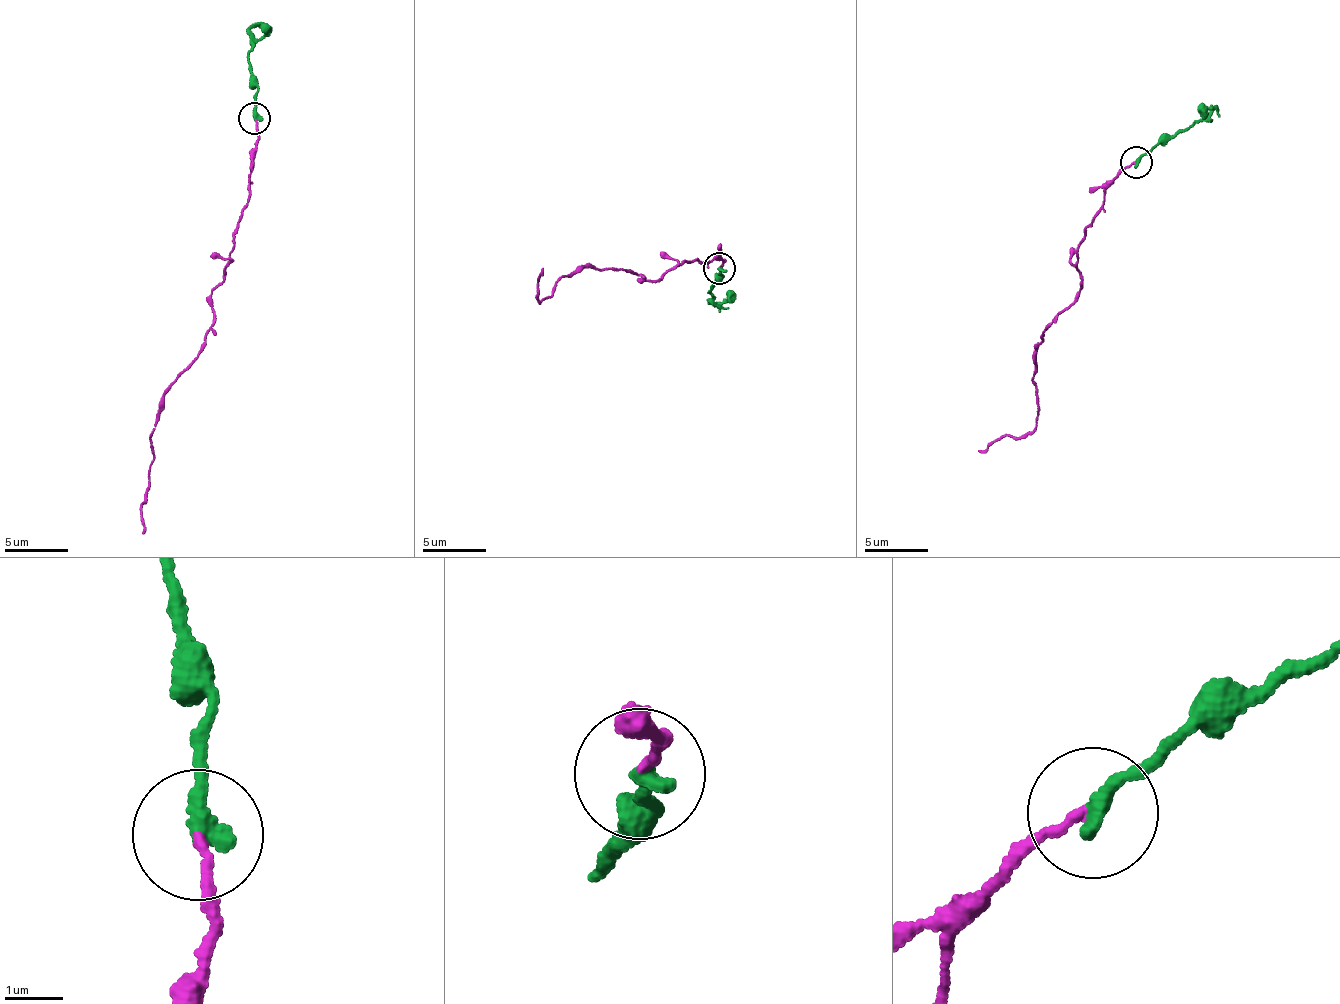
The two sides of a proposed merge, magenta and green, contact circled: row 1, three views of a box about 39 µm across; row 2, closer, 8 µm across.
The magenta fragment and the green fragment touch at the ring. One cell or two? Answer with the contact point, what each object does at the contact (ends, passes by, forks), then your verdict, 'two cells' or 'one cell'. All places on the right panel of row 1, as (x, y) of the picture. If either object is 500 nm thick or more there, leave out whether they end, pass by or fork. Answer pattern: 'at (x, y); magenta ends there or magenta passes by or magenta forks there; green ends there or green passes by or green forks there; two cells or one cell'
at (1136, 162); magenta ends there; green ends there; one cell

